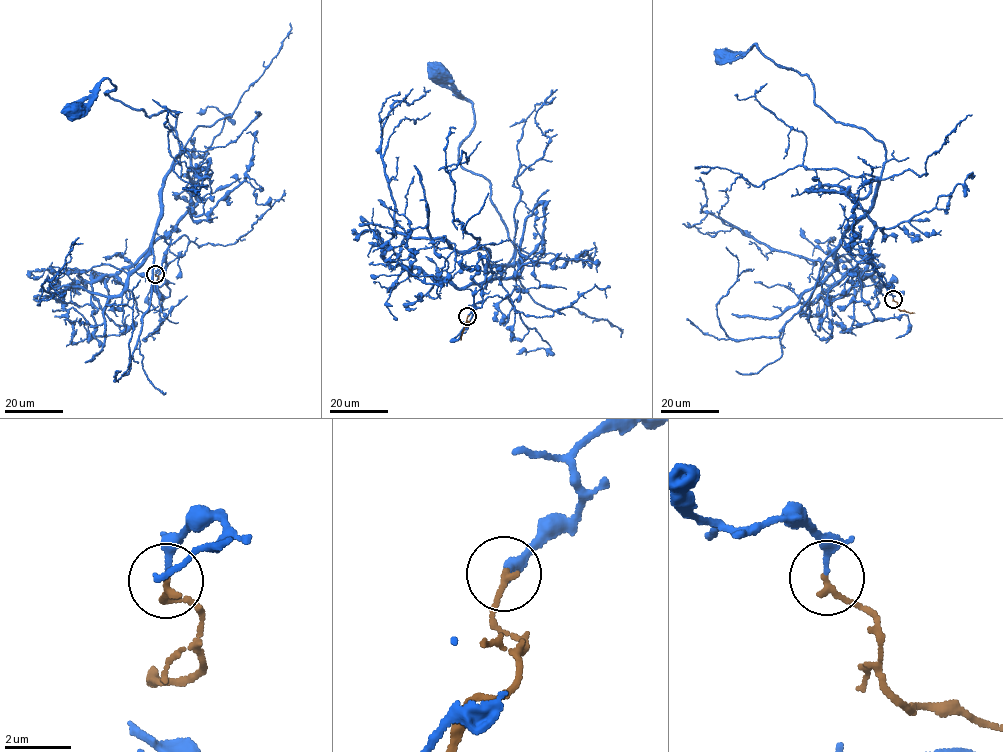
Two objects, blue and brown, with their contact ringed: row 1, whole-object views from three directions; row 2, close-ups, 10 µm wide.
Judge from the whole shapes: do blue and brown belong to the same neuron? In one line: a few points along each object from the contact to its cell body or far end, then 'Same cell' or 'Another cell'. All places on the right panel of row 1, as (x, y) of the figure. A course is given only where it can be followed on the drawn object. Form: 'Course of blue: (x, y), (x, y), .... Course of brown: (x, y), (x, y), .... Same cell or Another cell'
Course of blue: (893, 298), (858, 262), (875, 226), (847, 196), (865, 197), (886, 148), (757, 45), (725, 55). Course of brown: (893, 299), (898, 309), (914, 313). Same cell

